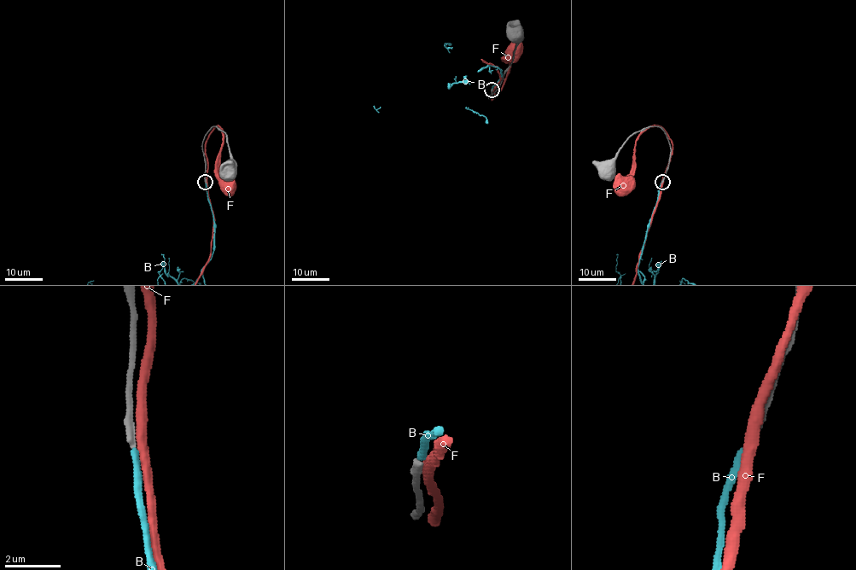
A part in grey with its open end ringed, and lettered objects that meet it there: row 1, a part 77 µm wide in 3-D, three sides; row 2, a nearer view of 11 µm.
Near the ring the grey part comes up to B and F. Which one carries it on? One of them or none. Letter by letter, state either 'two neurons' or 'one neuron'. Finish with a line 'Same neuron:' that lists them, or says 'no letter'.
B: one neuron
F: two neurons
Same neuron: B

